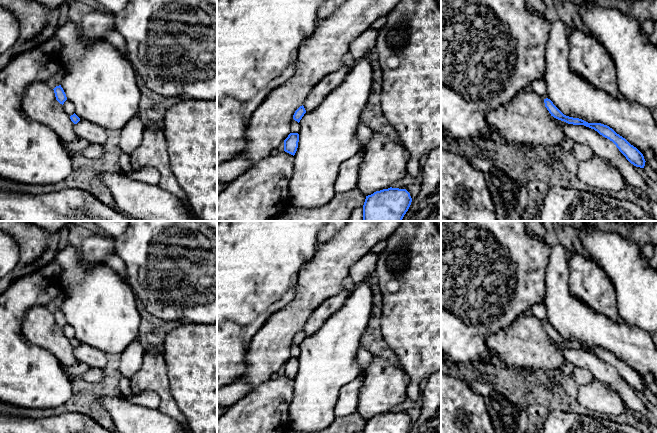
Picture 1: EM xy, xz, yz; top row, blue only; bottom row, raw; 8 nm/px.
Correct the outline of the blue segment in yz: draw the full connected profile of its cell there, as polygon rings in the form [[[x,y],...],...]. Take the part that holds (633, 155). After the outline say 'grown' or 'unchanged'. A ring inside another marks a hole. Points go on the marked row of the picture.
[[[534,80],[529,88],[544,99],[545,107],[551,116],[568,124],[584,125],[594,129],[600,135],[612,141],[631,164],[636,167],[644,168],[646,161],[643,154],[609,126],[601,123],[588,123],[582,119],[564,115],[548,98],[547,86],[544,80]]] | grown

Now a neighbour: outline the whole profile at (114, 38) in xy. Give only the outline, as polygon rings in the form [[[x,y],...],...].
[[[116,29],[111,30],[110,34],[104,39],[121,52],[126,50],[125,39]]]

